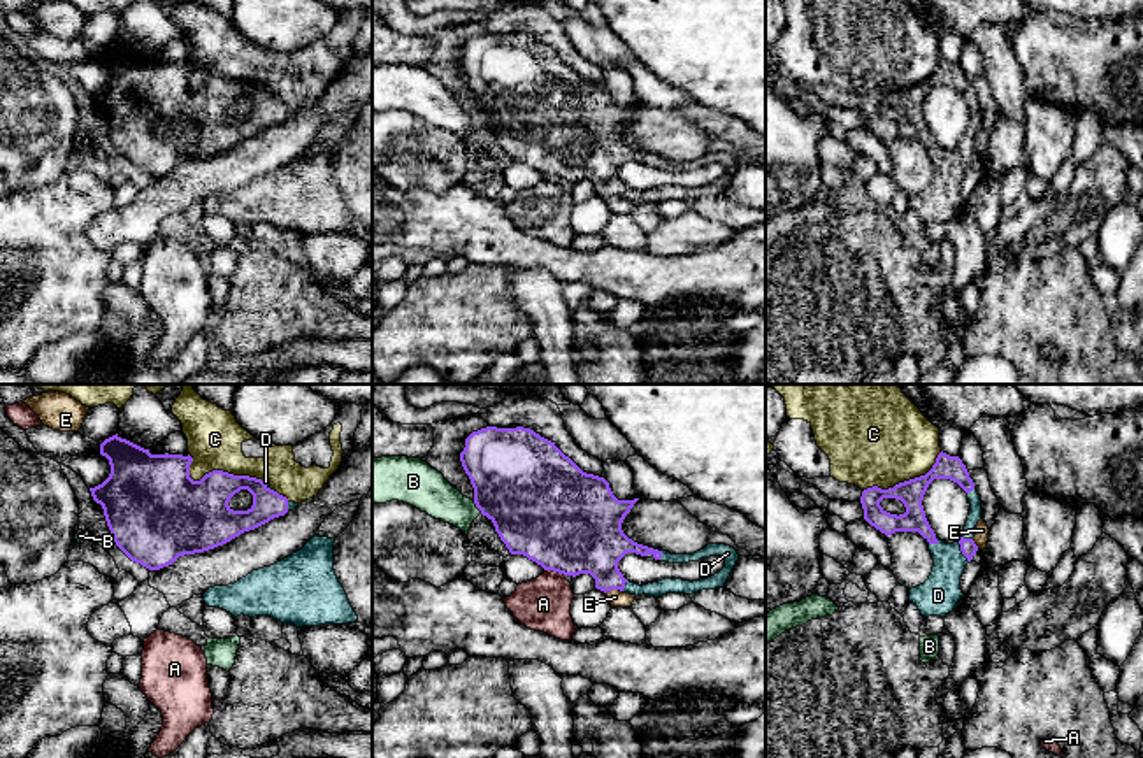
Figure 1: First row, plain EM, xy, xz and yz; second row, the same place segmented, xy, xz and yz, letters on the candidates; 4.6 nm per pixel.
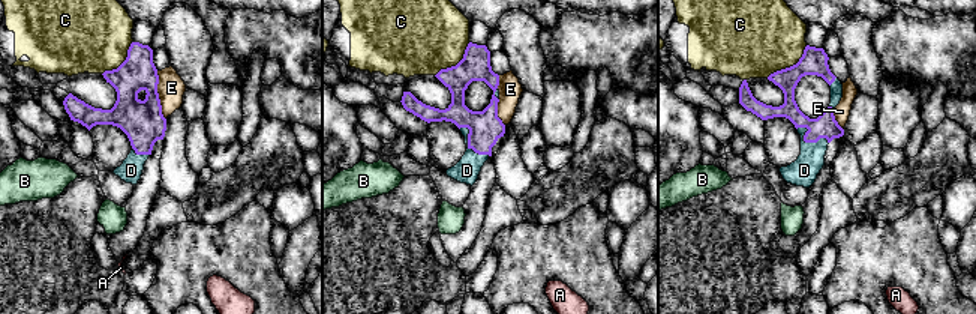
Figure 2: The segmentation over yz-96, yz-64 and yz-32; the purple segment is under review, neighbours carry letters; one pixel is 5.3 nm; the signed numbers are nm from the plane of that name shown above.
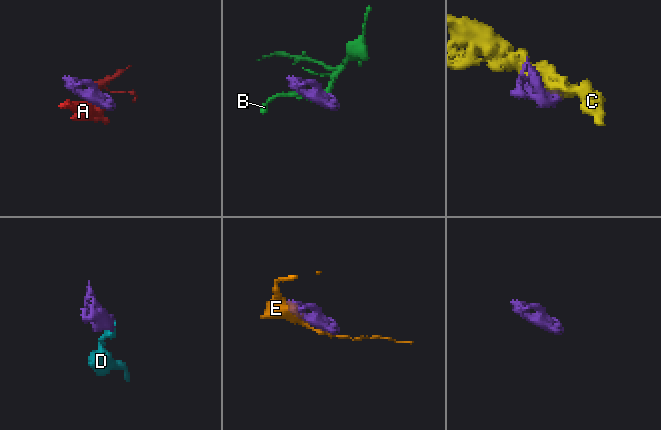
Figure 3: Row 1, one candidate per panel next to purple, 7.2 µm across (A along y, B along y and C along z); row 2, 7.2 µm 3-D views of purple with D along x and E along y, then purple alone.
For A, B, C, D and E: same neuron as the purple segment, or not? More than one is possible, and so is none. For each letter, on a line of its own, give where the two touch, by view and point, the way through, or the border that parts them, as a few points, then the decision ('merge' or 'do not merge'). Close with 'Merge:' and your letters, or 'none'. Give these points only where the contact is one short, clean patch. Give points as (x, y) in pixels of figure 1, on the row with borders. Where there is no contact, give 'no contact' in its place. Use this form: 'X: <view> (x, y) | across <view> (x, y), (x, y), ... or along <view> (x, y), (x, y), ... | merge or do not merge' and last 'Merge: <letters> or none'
A: xz (555, 571) | along xz (546, 569), (564, 576) | do not merge
B: xz (476, 506) | do not merge
C: xy (216, 471) | do not merge
D: yz (963, 553) | merge
E: xz (613, 588) | do not merge
Merge: D

